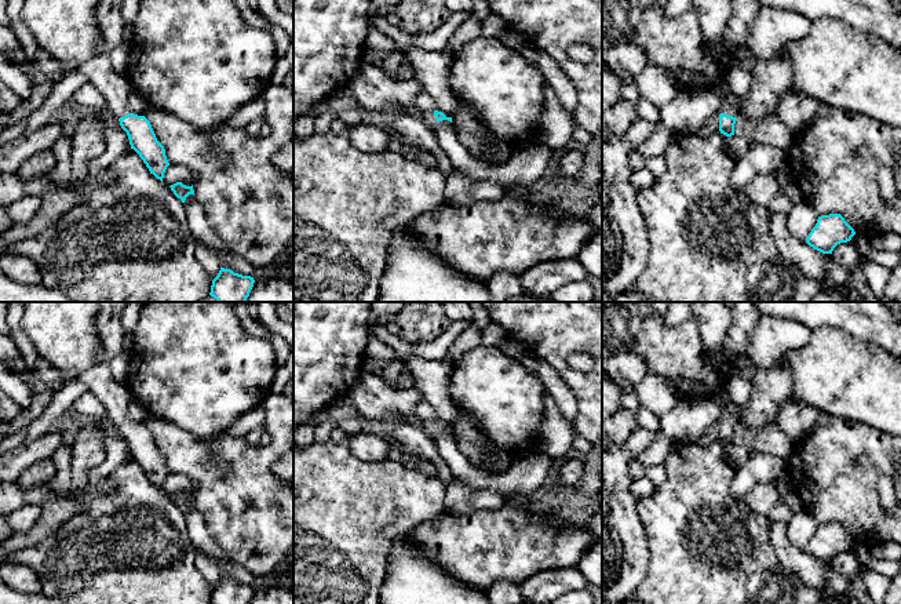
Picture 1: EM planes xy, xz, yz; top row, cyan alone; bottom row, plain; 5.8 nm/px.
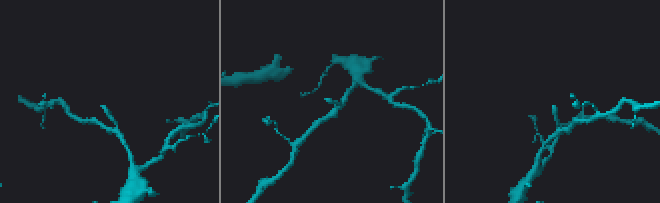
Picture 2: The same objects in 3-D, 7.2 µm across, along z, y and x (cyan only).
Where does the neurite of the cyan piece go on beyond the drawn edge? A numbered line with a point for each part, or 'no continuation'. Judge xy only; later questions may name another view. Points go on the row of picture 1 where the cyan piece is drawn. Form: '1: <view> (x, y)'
1: xy (115, 87)

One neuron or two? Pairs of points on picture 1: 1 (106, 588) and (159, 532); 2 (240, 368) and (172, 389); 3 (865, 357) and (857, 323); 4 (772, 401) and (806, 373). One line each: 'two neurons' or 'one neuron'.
1: one neuron
2: one neuron
3: two neurons
4: two neurons

